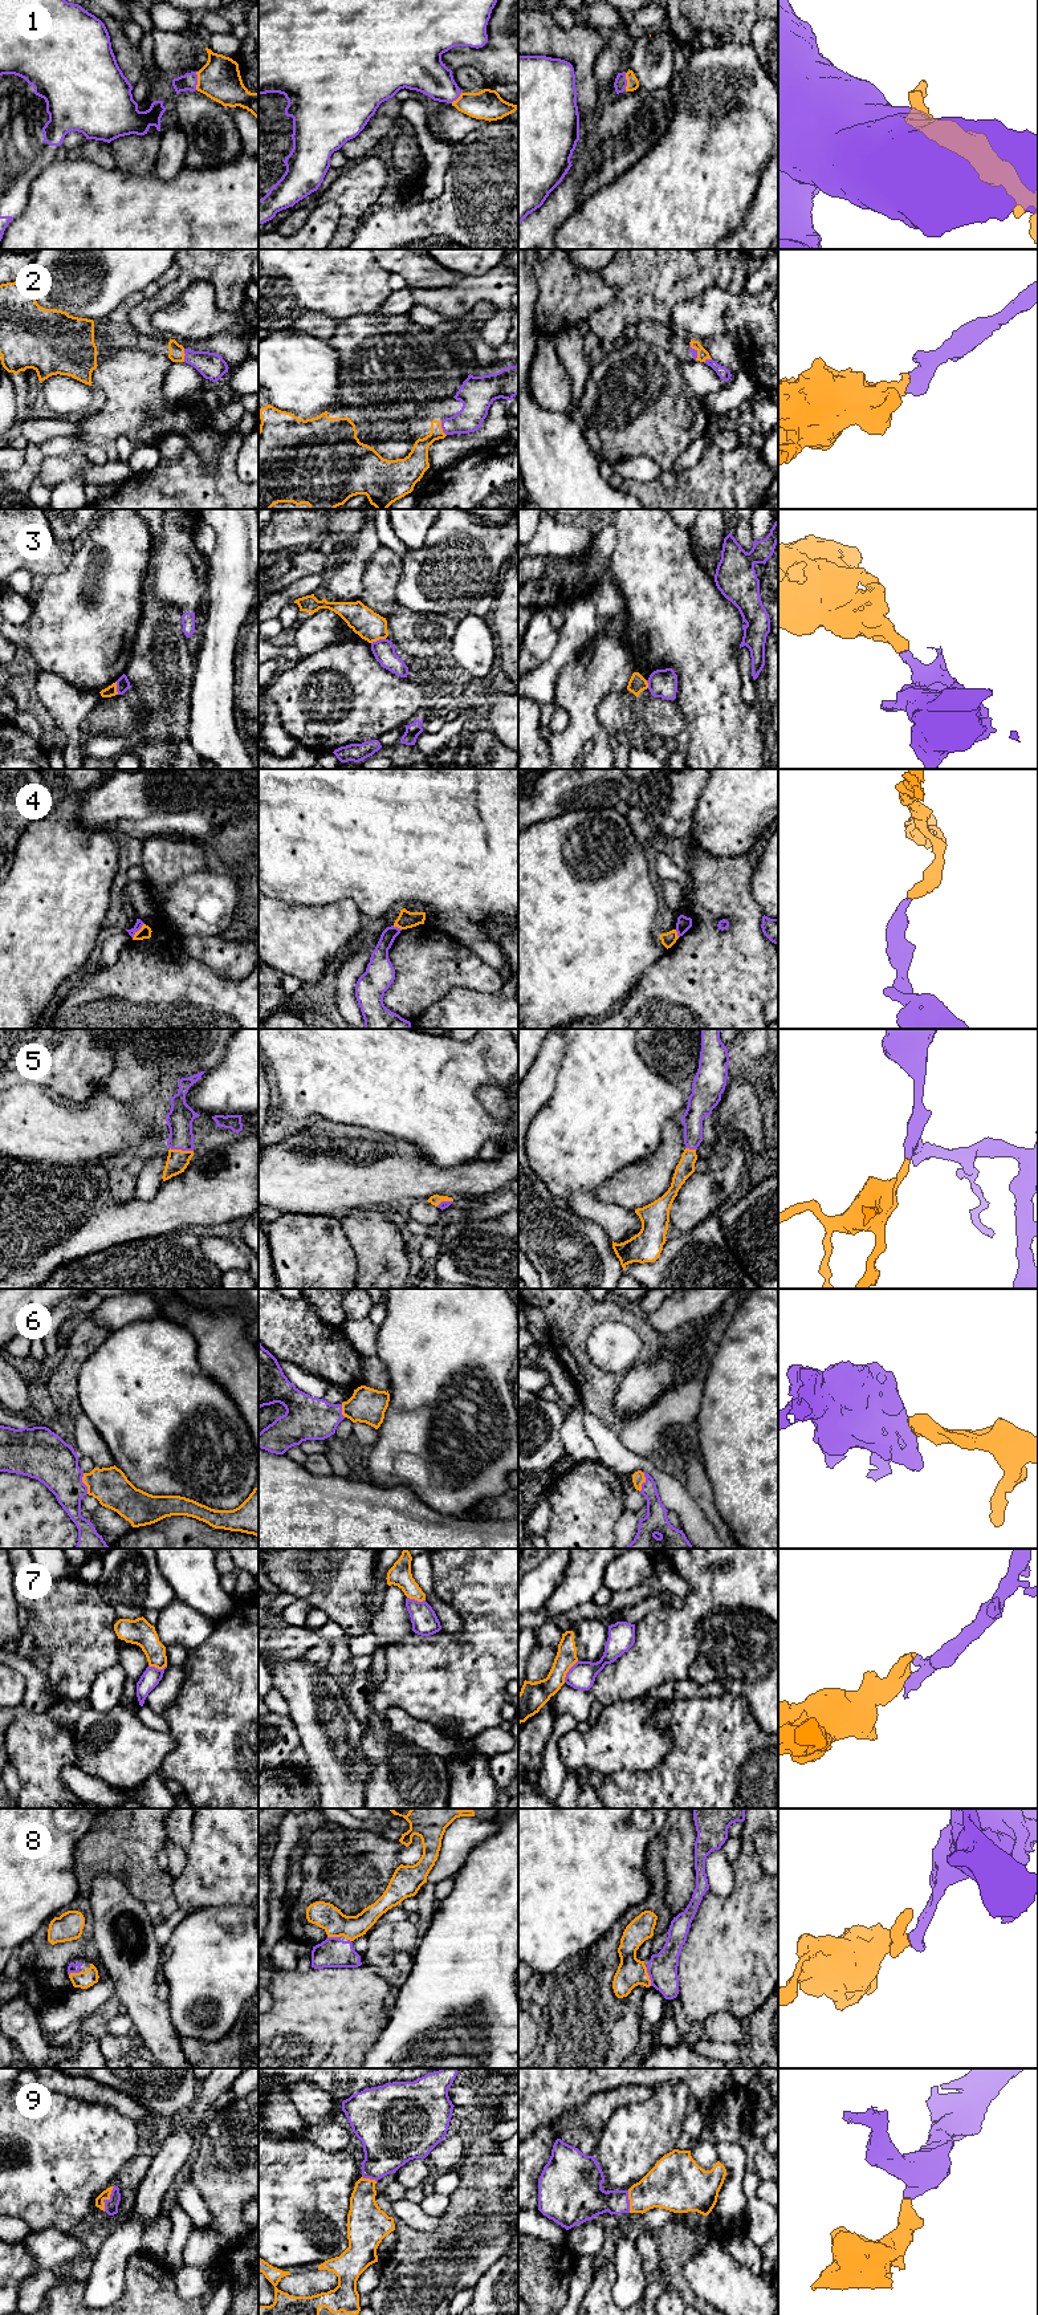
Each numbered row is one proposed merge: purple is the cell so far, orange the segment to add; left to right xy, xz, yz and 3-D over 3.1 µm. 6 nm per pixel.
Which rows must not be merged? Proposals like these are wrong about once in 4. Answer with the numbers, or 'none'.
3, 4, 7

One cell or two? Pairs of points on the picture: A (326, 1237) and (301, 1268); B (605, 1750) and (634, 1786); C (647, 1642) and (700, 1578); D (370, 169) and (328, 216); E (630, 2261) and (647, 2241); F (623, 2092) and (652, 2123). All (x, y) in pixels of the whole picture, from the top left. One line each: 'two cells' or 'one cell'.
A: one cell
B: two cells
C: one cell
D: two cells
E: two cells
F: two cells

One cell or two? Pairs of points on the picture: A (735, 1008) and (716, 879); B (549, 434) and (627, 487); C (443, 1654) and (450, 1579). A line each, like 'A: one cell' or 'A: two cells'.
A: one cell
B: two cells
C: one cell

